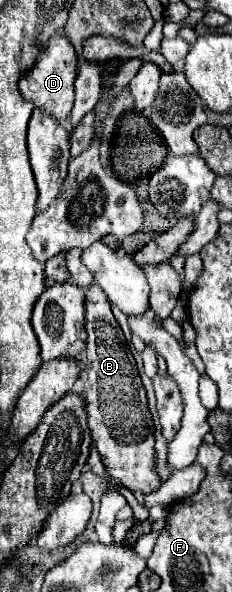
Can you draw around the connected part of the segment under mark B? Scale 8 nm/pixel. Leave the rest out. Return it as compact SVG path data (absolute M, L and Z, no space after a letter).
M96 284L86 290L86 332L86 366L80 372L80 380L84 382L88 426L92 430L94 444L108 474L116 482L124 484L132 492L154 492L160 486L160 478L154 470L154 426L146 406L146 392L124 332L110 310L104 290Z

